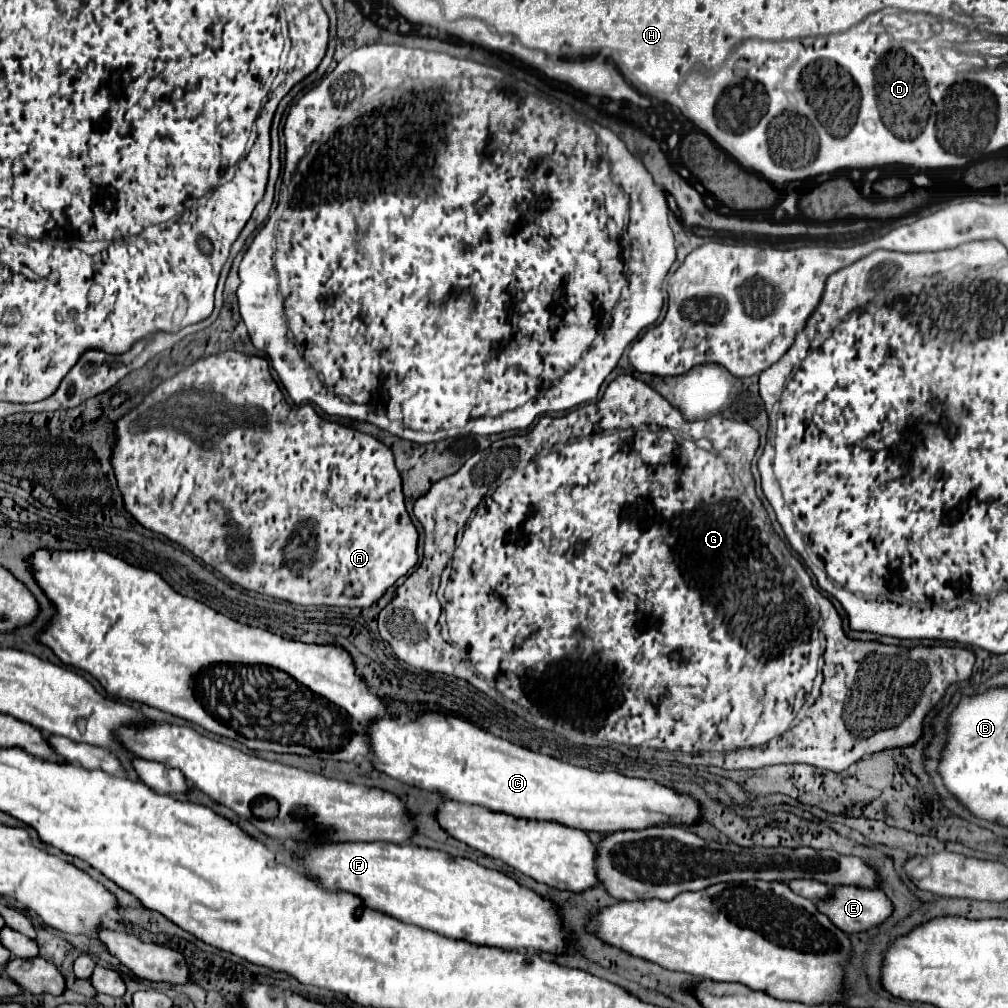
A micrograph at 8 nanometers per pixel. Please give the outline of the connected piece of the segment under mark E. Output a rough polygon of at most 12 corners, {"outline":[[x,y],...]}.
{"outline":[[835,886],[817,906],[843,932],[893,912],[881,890]]}

